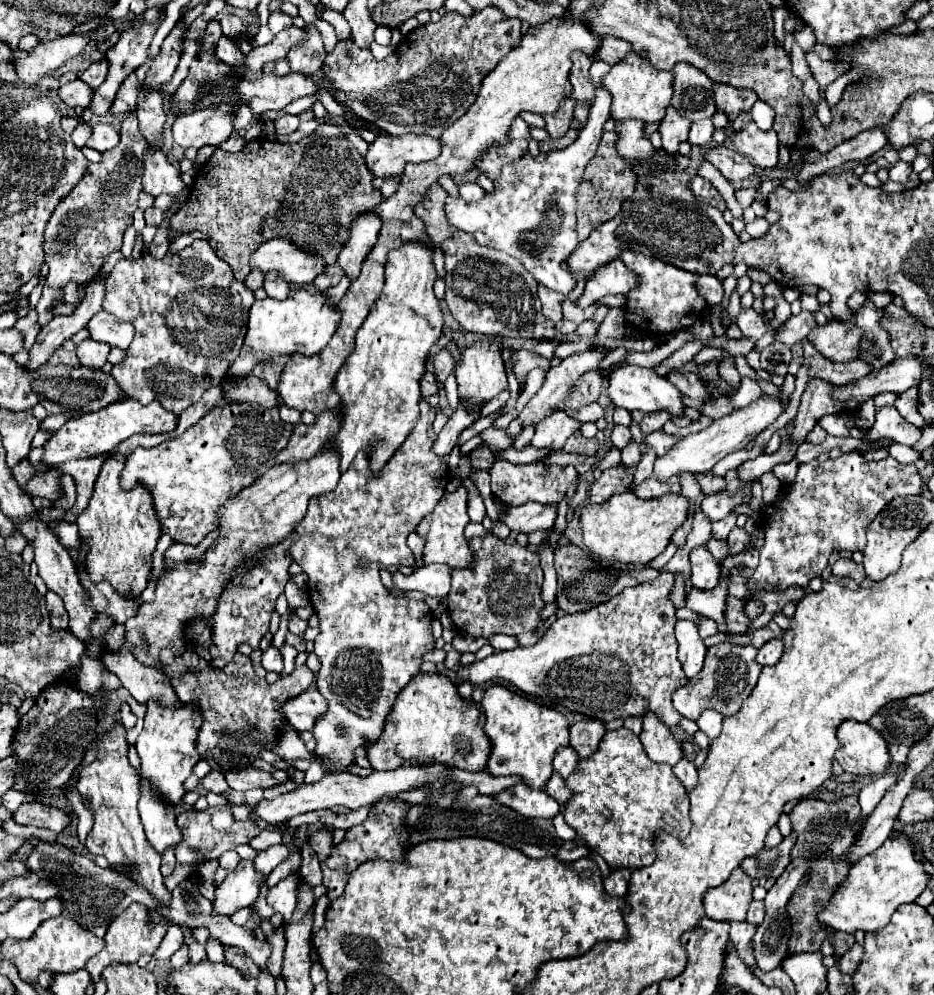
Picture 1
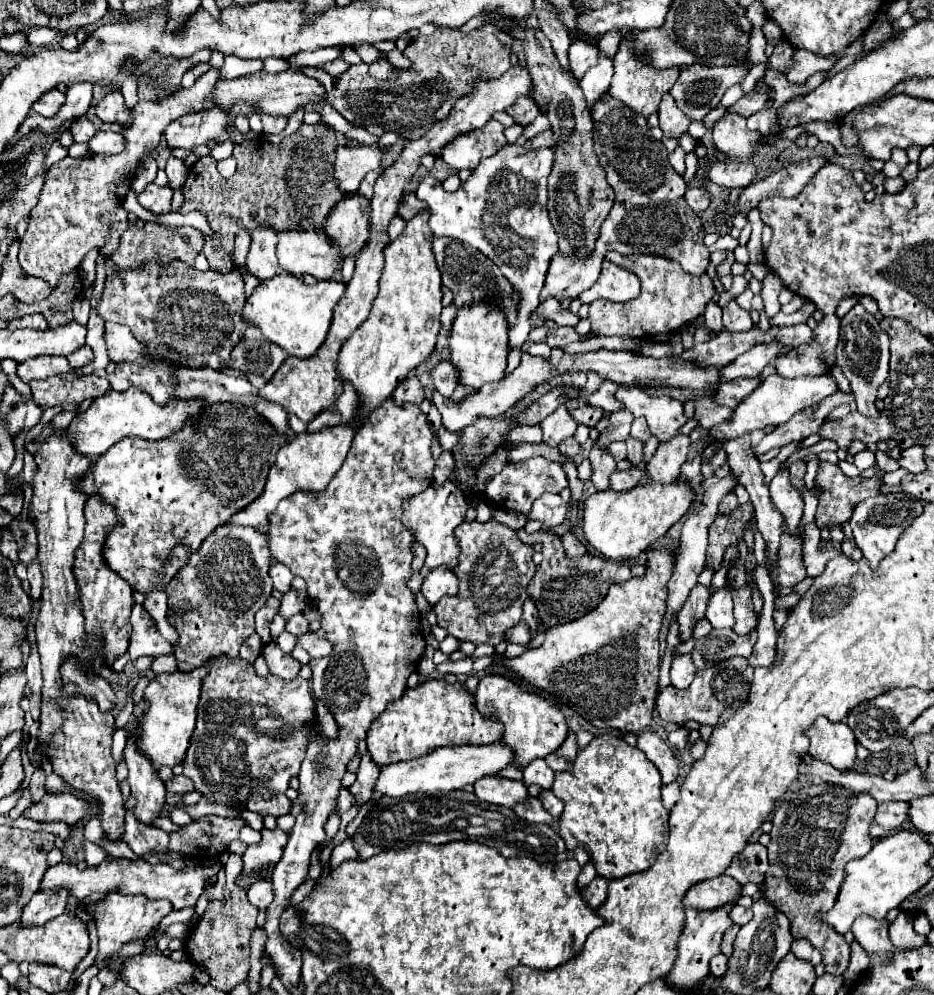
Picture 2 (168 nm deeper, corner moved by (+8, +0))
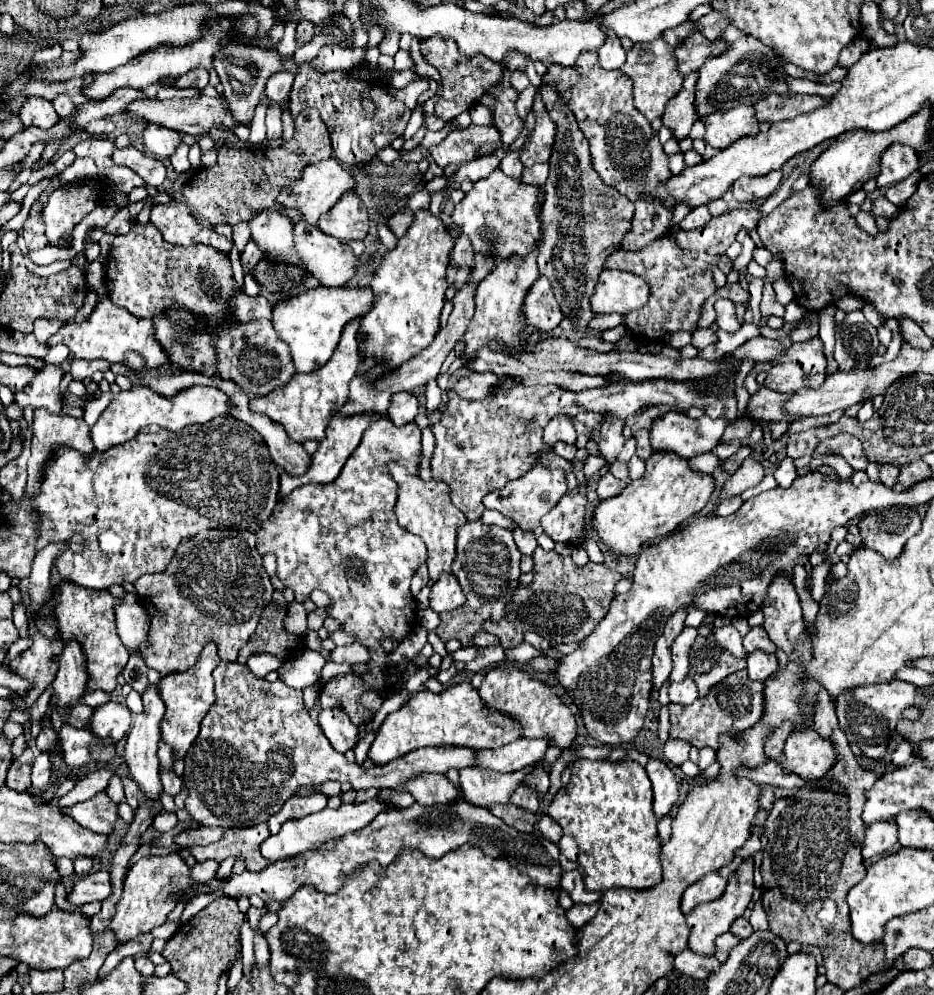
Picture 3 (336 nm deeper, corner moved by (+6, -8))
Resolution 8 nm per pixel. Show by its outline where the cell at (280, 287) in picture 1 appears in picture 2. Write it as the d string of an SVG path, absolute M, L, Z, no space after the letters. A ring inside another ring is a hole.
M259 229L253 235L251 249L247 255L247 271L257 277L261 283L275 277L279 271L277 255L275 255L275 231Z

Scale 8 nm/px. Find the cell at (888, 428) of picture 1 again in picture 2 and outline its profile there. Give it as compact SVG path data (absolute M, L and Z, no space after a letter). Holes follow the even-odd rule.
M857 303L843 319L841 319L841 337L837 345L837 365L841 367L843 375L851 383L851 391L857 399L857 411L875 421L881 417L881 411L875 407L877 387L889 377L889 337L881 329L879 321L861 305Z

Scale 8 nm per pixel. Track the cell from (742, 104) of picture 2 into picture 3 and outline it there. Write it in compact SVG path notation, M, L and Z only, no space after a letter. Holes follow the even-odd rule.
M769 95L755 103L757 121L783 121L823 107L829 99L821 95Z

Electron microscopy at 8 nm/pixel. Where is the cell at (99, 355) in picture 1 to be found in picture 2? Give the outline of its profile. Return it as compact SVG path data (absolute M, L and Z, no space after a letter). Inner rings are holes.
M83 345L77 351L73 351L67 359L69 359L73 369L81 369L81 367L85 367L85 365L89 365L93 361L93 349L89 345Z

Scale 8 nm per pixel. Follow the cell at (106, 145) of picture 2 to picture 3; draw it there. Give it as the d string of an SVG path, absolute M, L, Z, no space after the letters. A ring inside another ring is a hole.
M125 147L125 149L115 149L113 161L117 165L127 165L131 167L139 177L143 177L145 185L159 187L165 181L165 165L159 159L147 157L145 153L137 151L135 147Z

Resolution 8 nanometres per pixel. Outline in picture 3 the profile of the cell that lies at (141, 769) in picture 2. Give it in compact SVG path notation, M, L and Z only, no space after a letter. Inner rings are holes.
M149 685L149 687L145 689L145 693L141 693L141 699L143 699L143 711L141 711L139 715L133 717L133 727L131 727L129 735L127 735L123 761L127 763L127 769L129 769L131 779L141 787L145 799L149 799L149 801L157 801L157 799L159 799L159 793L163 791L161 781L159 781L157 743L159 743L159 739L161 739L159 723L161 723L161 719L163 719L163 715L165 715L165 703L161 701L159 687L157 687L157 685Z

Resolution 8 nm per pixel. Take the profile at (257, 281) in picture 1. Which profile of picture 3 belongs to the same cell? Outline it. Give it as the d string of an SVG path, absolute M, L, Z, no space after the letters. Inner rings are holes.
M247 223L233 225L233 243L235 243L235 247L239 249L239 253L243 253L249 237L251 237L251 235L249 235L249 225L247 225Z

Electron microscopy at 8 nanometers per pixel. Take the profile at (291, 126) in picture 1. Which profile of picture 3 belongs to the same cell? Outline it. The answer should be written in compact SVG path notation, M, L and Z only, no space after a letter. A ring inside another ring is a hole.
M275 103L267 109L267 139L279 139L281 137L281 107Z

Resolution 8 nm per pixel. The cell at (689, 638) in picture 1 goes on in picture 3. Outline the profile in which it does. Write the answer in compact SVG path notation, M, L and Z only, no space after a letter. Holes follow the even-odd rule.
M691 677L683 679L681 683L671 683L669 685L669 701L679 703L679 705L689 705L691 701L697 699L697 687Z

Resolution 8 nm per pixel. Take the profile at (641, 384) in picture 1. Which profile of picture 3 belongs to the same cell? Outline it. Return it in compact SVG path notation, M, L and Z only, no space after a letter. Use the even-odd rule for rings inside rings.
M667 413L653 421L651 425L651 445L653 451L669 449L683 459L703 455L713 451L723 441L727 419L689 419L683 413Z

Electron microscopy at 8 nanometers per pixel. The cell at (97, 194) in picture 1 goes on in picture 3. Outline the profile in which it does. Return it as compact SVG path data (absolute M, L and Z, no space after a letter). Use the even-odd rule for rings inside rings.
M73 185L67 191L57 189L49 197L43 209L45 233L53 245L73 233L73 227L95 209L99 203L99 187L93 185Z

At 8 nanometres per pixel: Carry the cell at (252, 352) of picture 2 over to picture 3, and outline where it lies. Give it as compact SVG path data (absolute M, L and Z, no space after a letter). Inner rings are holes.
M135 221L127 235L117 235L113 241L105 283L109 287L111 301L135 317L153 319L175 307L193 313L205 323L201 331L215 337L213 347L219 377L235 381L249 395L267 395L295 375L289 347L277 335L273 323L249 321L245 325L237 325L233 321L229 301L241 291L241 285L233 279L229 257L211 245L177 247L173 243L165 243L153 223L141 225Z

